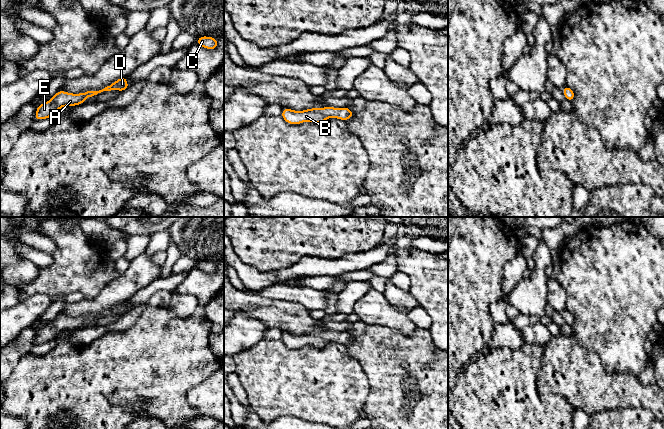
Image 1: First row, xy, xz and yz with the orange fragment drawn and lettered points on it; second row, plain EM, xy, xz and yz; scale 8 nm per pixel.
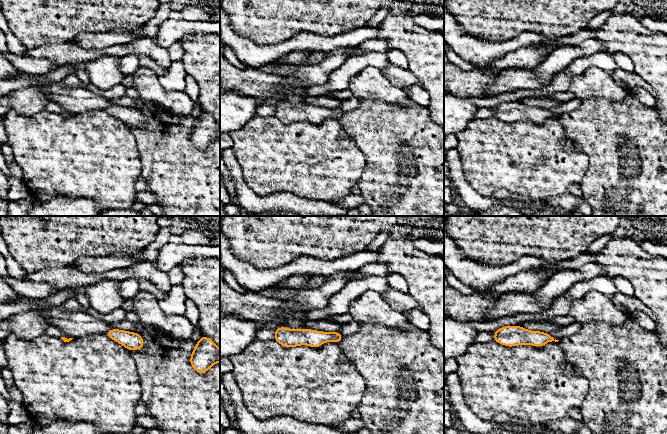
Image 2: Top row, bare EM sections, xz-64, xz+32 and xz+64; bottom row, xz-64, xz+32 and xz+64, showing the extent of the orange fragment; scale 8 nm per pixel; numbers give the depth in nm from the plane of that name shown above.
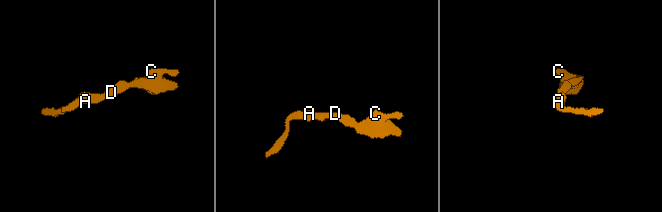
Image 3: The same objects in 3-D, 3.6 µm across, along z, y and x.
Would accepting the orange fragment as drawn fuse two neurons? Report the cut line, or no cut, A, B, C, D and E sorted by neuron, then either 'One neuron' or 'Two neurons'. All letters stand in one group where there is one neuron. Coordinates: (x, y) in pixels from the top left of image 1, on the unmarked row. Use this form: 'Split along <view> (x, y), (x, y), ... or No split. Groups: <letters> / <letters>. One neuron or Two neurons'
No split. Groups: A B C D E. One neuron

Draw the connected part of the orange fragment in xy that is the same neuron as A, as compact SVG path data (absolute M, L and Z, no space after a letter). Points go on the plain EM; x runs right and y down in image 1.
M124 300L99 315L87 315L84 317L73 318L59 314L51 324L37 330L34 344L36 345L52 341L61 331L76 330L86 327L86 322L97 319L103 315L119 314L120 316L123 316L130 311L126 303L127 300Z

